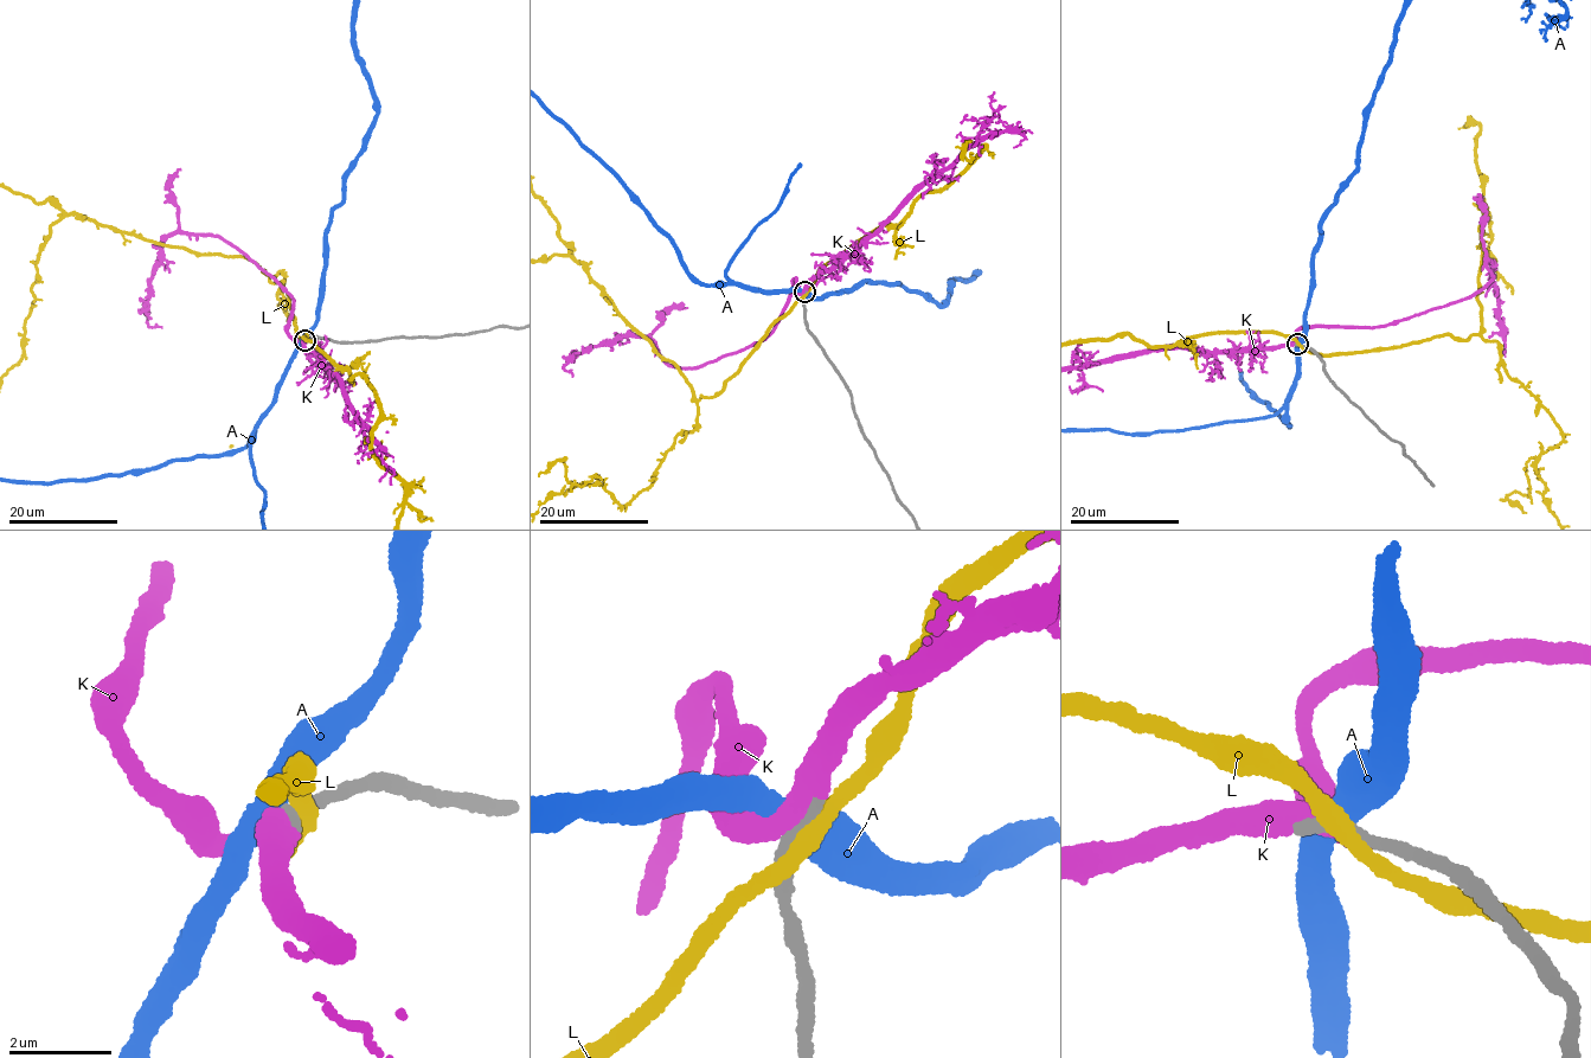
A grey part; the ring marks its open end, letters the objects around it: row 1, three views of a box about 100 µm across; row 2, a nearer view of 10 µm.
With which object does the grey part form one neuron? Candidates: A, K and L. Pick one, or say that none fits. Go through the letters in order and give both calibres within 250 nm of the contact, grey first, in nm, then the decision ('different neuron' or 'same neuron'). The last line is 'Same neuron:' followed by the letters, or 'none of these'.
A: calibres 320 and 440 nm; different neuron
K: calibres 280 and 400 nm; same neuron
L: calibres 320 and 340 nm; different neuron
Same neuron: K

